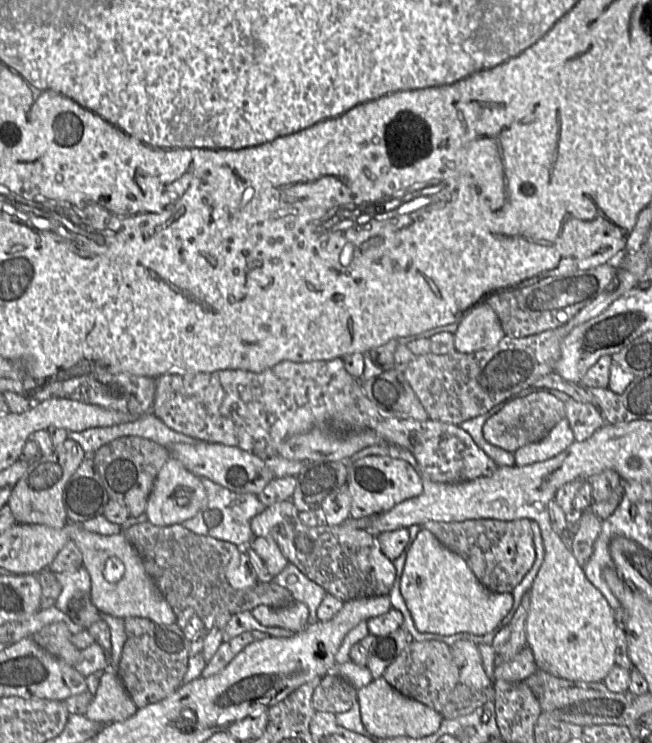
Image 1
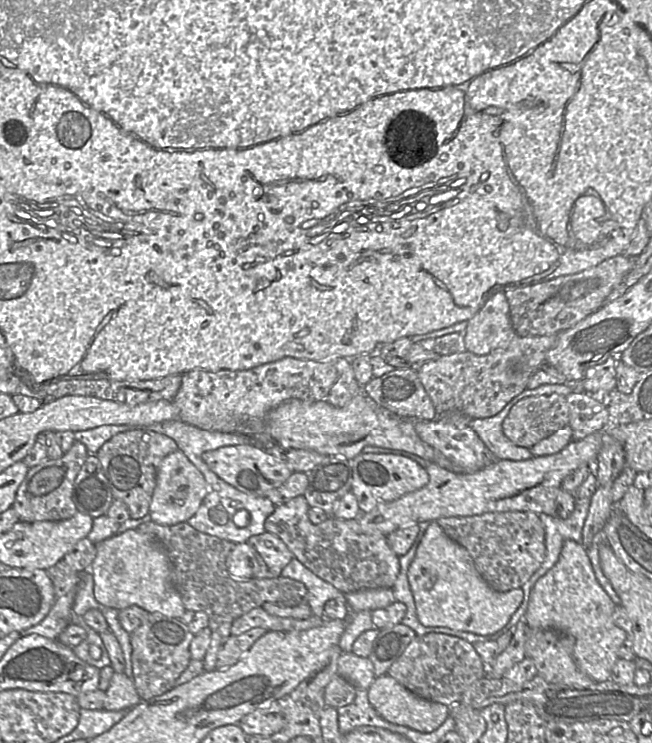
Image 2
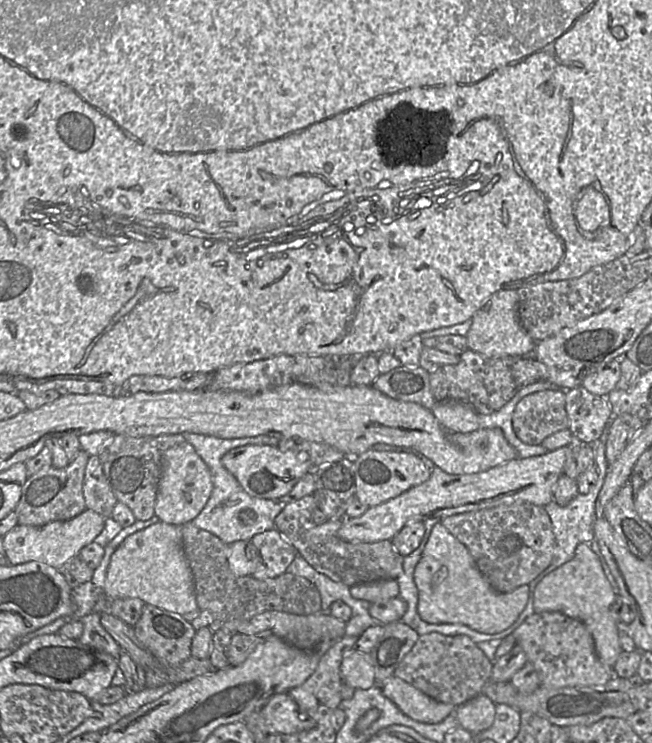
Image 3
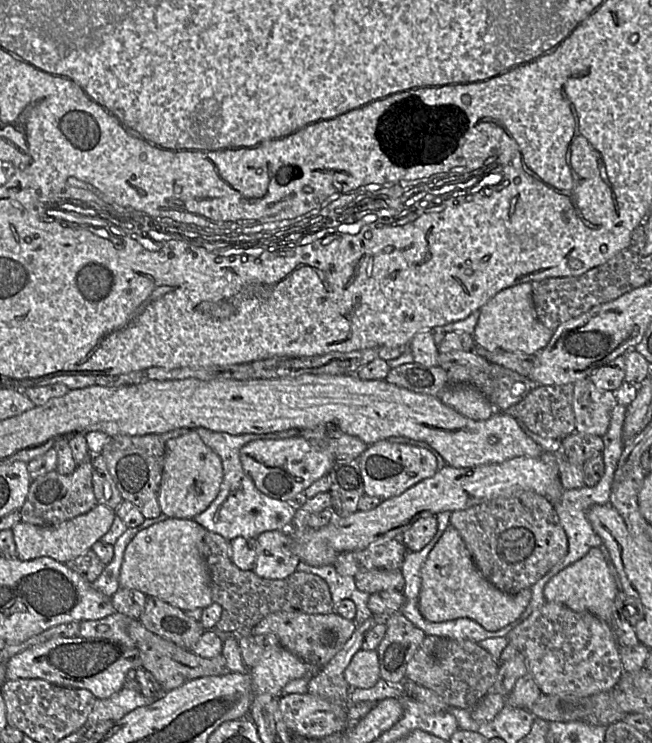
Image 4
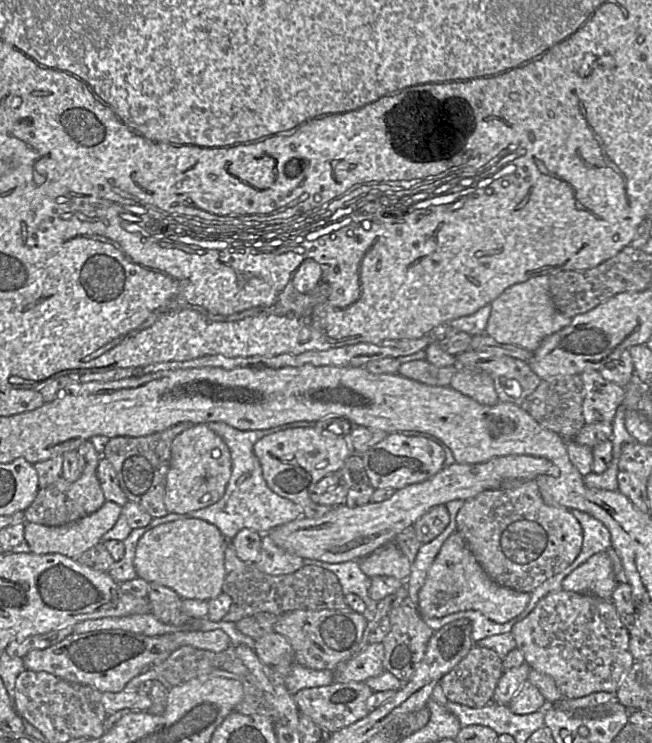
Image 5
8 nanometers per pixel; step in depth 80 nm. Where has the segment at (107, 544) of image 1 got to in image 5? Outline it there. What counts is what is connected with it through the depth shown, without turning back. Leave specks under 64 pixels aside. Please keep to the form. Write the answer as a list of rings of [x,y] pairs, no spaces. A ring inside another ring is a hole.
[[[185,518],[160,524],[139,539],[133,565],[137,577],[174,590],[182,599],[208,601],[222,592],[224,555],[228,540],[207,521]]]

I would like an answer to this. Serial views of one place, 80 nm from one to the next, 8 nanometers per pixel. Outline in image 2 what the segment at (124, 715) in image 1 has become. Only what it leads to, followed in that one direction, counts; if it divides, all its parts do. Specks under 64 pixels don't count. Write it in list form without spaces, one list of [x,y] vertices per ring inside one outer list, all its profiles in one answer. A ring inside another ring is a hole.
[[[114,672],[105,693],[103,709],[107,711],[131,709],[142,701],[133,680],[120,672]]]

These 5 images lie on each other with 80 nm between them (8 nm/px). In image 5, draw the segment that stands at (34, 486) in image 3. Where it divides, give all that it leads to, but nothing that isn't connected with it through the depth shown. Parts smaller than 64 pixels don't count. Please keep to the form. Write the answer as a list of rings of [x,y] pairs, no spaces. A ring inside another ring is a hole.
[[[96,474],[85,475],[70,482],[63,477],[40,488],[32,504],[24,511],[28,522],[47,526],[61,526],[84,518],[102,507],[106,499]]]

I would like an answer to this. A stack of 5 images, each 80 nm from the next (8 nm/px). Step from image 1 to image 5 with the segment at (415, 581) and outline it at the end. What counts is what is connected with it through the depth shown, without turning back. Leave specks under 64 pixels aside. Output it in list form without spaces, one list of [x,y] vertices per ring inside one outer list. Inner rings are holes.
[[[455,531],[443,543],[429,568],[418,593],[417,610],[423,619],[441,618],[449,614],[477,610],[496,623],[505,623],[524,611],[530,592],[501,586],[484,571],[462,535]]]

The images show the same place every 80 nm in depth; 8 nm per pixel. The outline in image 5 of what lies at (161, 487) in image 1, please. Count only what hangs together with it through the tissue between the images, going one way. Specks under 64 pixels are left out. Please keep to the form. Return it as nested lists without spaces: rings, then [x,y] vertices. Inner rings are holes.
[[[193,424],[172,442],[164,504],[168,513],[187,514],[219,501],[231,476],[231,454],[223,439],[206,424]]]

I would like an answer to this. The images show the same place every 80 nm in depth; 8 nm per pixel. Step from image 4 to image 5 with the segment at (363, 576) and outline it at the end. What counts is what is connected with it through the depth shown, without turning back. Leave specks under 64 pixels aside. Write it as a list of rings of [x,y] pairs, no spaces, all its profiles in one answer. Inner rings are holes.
[[[394,541],[365,556],[359,560],[359,564],[369,578],[391,576],[400,581],[407,581],[411,573],[411,562]]]

